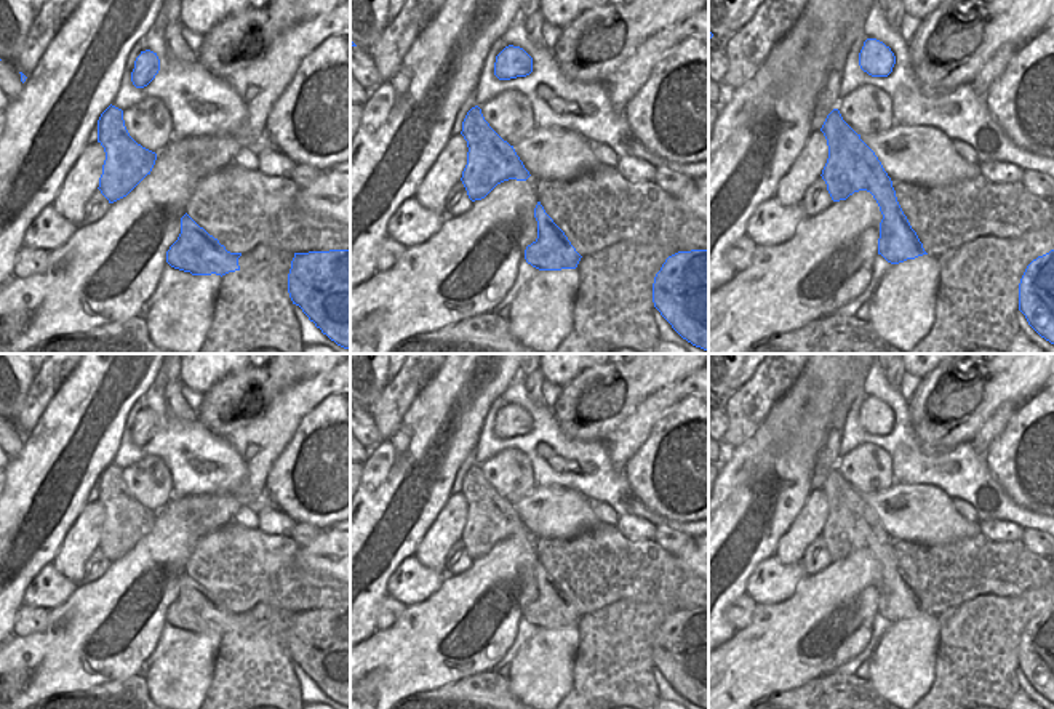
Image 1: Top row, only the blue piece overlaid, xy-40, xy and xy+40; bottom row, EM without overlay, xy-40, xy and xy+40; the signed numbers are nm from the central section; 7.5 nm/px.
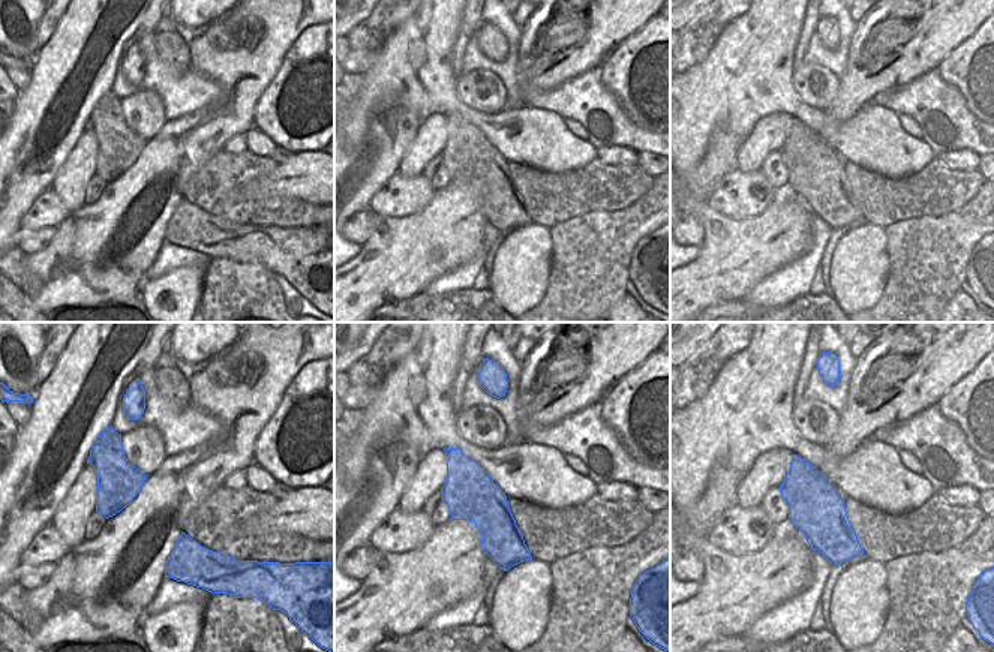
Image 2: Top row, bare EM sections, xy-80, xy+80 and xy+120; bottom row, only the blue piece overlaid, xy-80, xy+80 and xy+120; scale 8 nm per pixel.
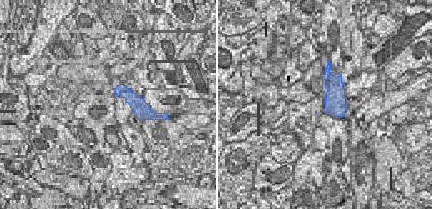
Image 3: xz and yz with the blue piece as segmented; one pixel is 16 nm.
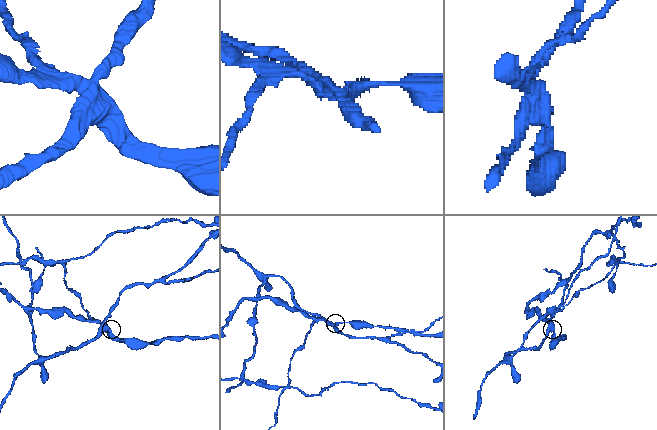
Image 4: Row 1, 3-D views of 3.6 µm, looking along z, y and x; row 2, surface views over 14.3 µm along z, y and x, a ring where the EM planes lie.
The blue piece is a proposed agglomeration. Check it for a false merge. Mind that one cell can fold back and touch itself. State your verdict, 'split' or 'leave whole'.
split

